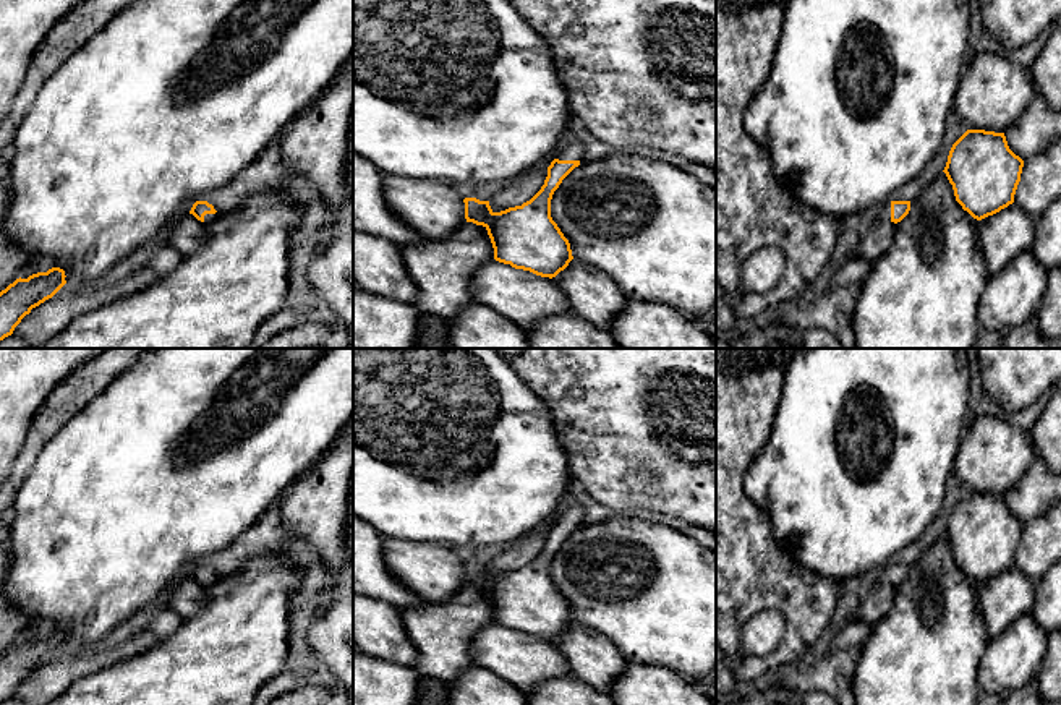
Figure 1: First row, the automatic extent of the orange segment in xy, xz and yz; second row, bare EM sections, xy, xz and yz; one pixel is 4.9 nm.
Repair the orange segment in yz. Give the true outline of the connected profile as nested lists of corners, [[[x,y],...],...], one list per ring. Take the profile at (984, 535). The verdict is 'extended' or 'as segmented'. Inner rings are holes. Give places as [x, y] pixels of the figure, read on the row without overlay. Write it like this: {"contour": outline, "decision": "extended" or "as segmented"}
{"contour": [[[967,493],[952,507],[943,535],[956,564],[982,583],[1014,566],[1022,530],[1004,496]]], "decision": "as segmented"}

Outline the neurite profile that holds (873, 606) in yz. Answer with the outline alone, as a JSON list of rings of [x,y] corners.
[[[891,583],[875,585],[871,592],[859,601],[859,606],[850,621],[875,624],[891,611],[894,598],[896,598],[894,585]]]

